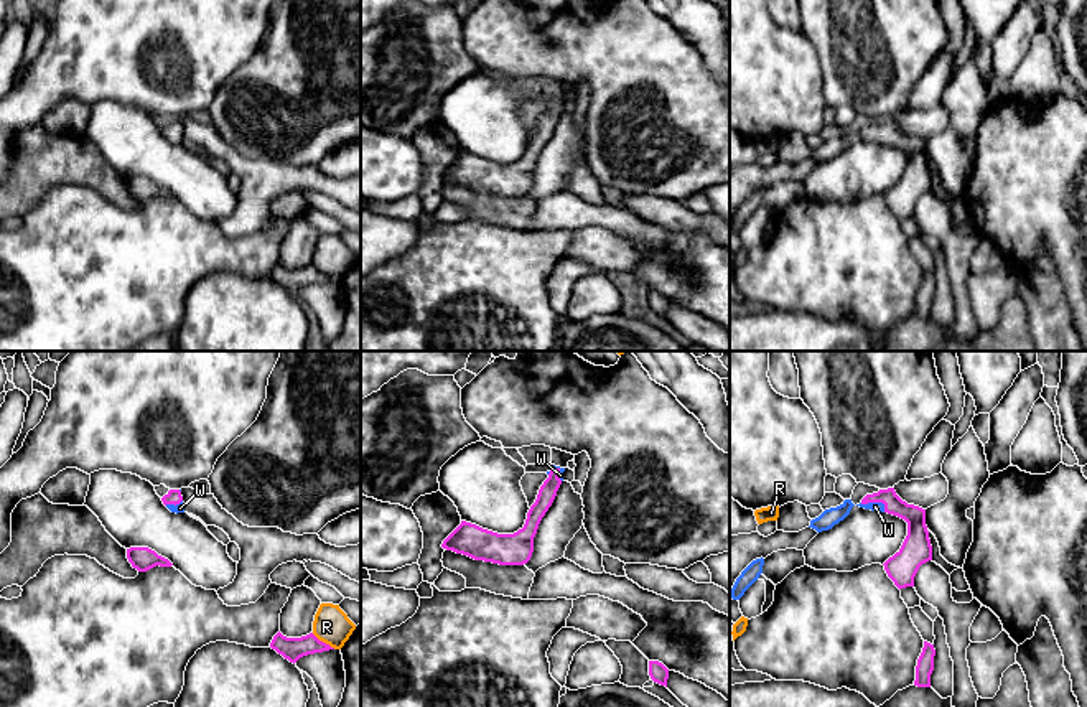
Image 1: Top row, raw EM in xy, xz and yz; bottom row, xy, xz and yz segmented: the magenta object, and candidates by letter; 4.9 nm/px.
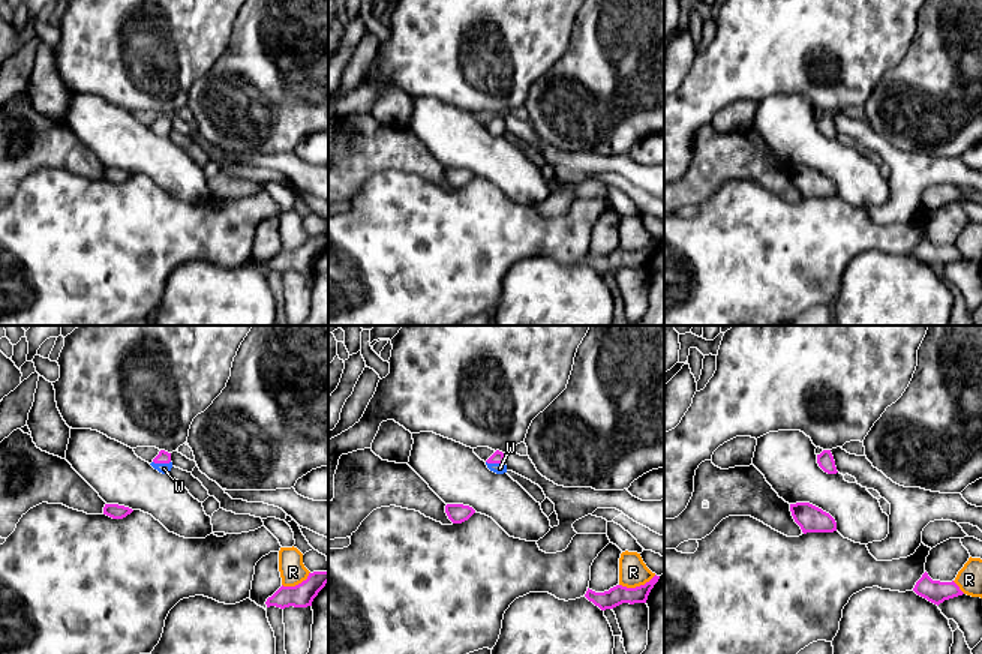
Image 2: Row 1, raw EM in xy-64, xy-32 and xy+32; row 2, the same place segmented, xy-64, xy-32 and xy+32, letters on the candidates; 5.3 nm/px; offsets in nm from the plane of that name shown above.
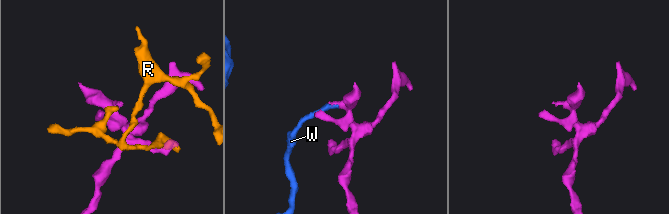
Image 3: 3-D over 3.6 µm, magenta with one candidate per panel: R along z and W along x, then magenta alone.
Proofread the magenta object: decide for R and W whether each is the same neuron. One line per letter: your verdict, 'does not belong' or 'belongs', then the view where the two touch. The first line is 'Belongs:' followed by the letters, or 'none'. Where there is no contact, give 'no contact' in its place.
Belongs: W
R: does not belong; meets magenta in xy
W: belongs; meets magenta in yz

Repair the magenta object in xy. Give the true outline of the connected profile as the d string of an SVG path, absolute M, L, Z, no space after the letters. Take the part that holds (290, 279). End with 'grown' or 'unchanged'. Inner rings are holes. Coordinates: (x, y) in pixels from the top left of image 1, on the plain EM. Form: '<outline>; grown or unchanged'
M280 262L273 267L270 279L293 295L303 287L334 280L320 272L313 264L301 269L287 269Z; unchanged

